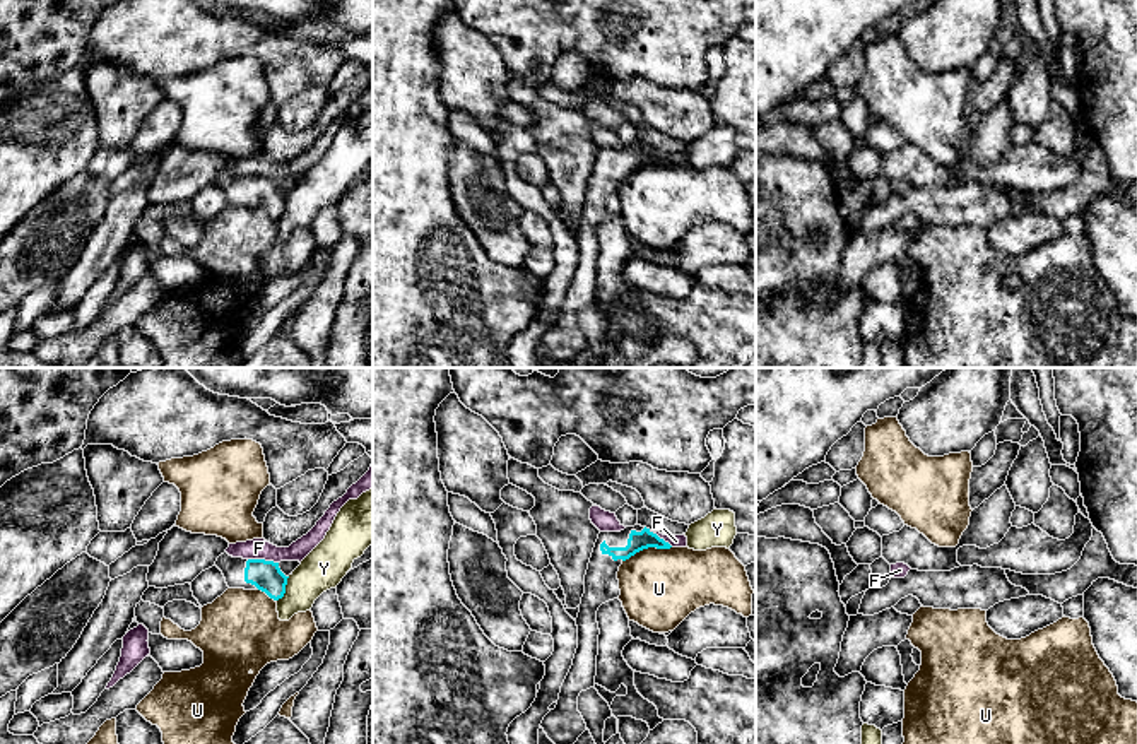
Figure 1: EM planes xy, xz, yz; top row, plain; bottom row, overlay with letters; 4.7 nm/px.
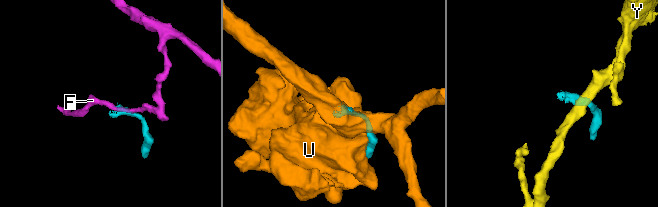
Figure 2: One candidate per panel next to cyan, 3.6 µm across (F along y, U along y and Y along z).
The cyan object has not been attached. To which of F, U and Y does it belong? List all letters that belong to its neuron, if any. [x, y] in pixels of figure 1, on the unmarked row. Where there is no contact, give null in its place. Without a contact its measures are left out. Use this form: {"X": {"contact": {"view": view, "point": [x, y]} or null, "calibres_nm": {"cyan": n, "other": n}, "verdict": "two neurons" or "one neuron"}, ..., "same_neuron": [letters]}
{"F": {"contact": {"view": "xy", "point": [264, 177]}, "calibres_nm": {"cyan": 140, "other": 100}, "verdict": "two neurons"}, "U": {"contact": {"view": "xz", "point": [647, 165]}, "calibres_nm": {"cyan": 90, "other": 360}, "verdict": "two neurons"}, "Y": {"contact": {"view": "xy", "point": [284, 207]}, "calibres_nm": {"cyan": 140, "other": 200}, "verdict": "two neurons"}, "same_neuron": []}

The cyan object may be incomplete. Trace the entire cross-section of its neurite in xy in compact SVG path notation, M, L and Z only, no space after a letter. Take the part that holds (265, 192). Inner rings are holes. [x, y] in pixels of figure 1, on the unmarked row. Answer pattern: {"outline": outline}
{"outline": "M224 169L215 183L222 188L229 205L262 207L274 217L286 210L289 193L280 188L279 180L233 174Z"}

